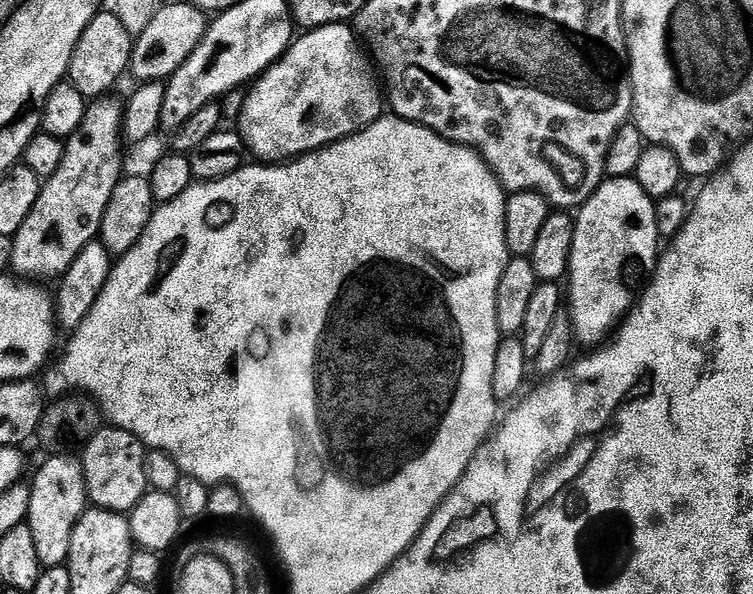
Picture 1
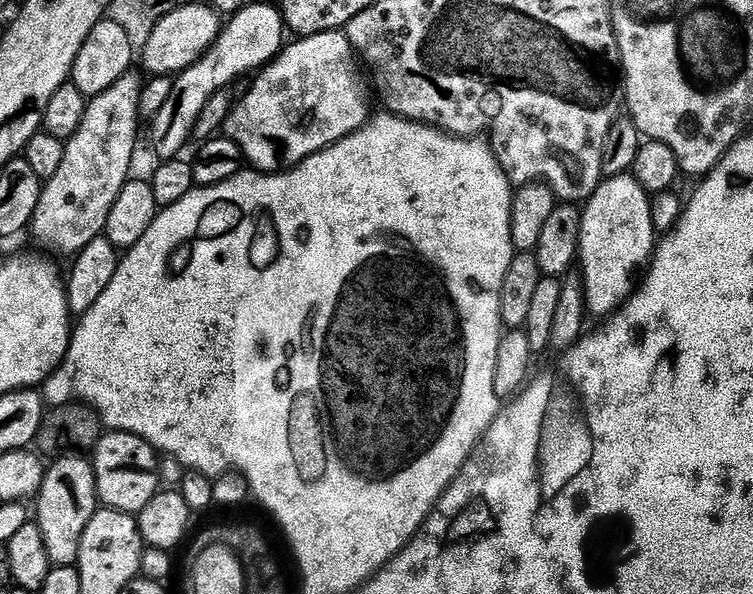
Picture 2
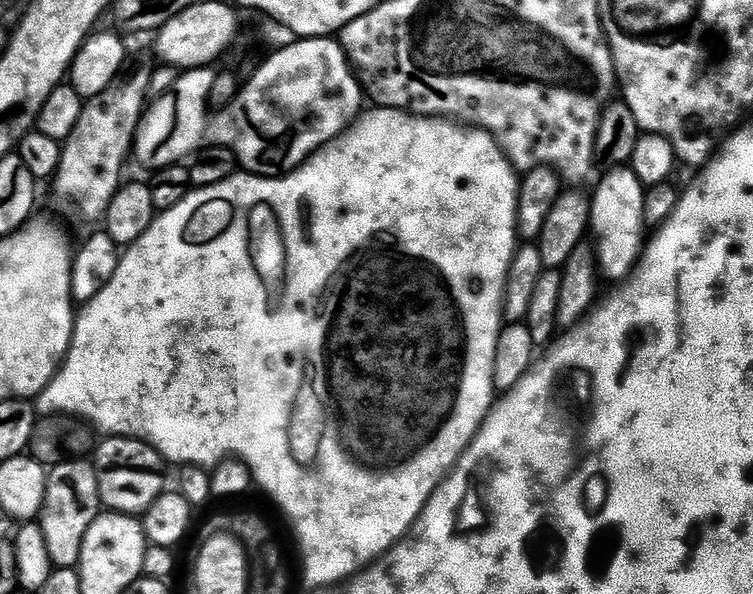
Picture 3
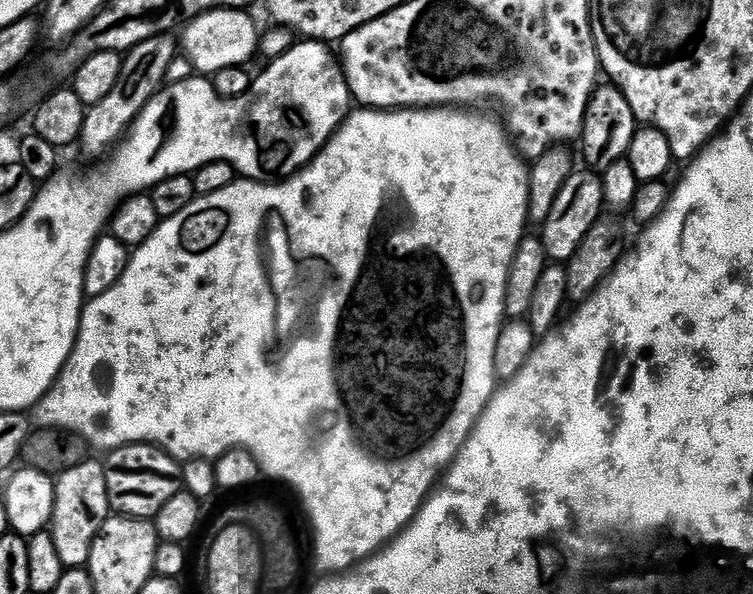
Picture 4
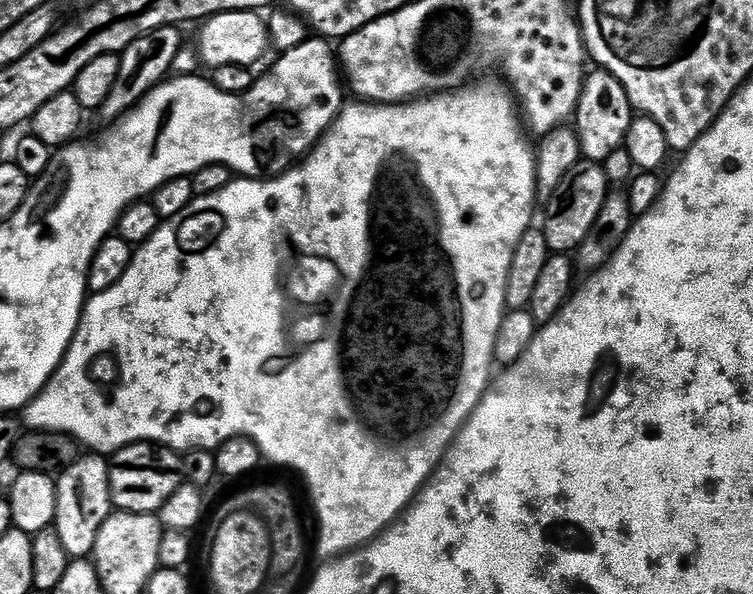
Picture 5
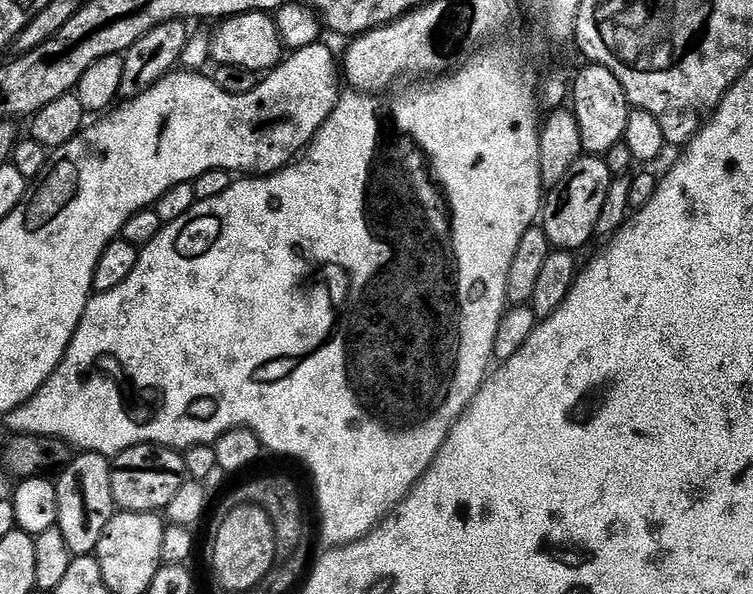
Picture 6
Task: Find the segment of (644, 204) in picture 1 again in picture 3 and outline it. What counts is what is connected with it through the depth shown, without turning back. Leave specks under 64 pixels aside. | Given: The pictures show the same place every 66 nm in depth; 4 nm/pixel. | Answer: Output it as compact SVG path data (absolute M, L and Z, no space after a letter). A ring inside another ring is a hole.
M621 166L619 168L609 168L603 173L604 177L600 180L600 185L596 188L596 196L591 197L592 201L592 223L590 225L591 235L596 235L598 246L596 252L598 255L598 266L603 275L609 276L615 282L623 281L632 275L632 269L636 267L641 255L642 249L646 244L646 225L644 222L644 193L645 185L641 184L640 179L632 173L631 167Z

